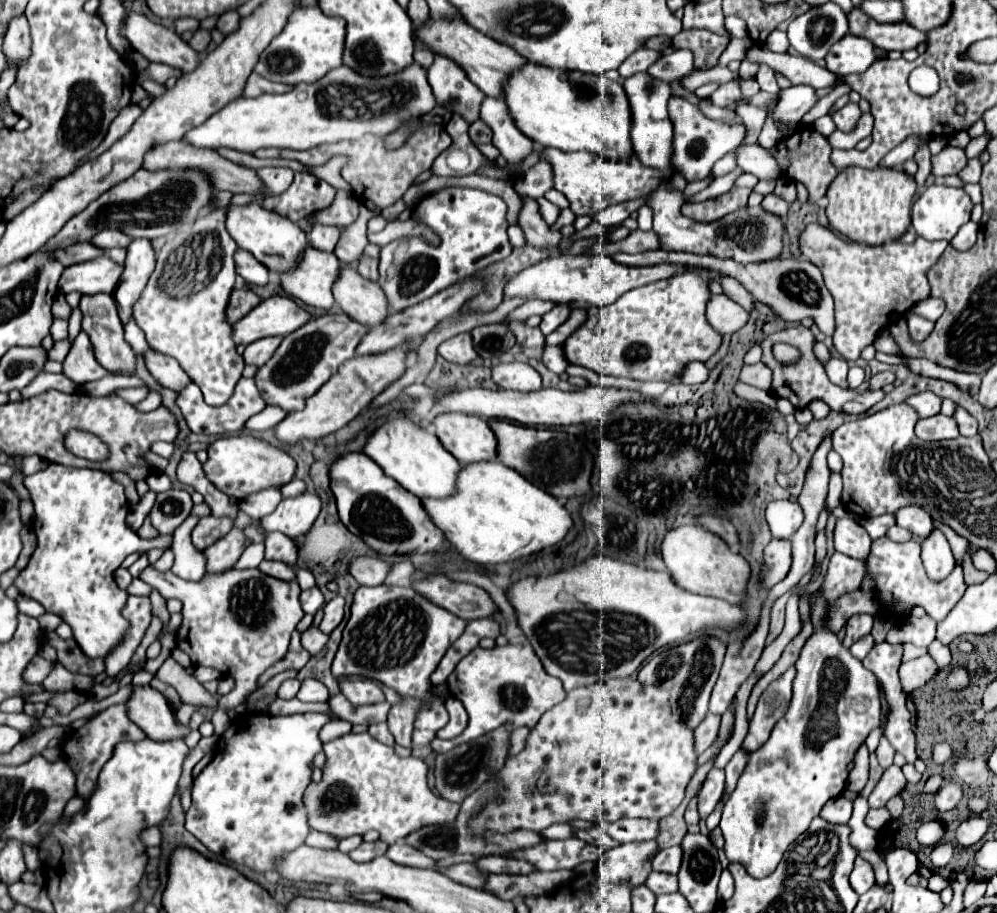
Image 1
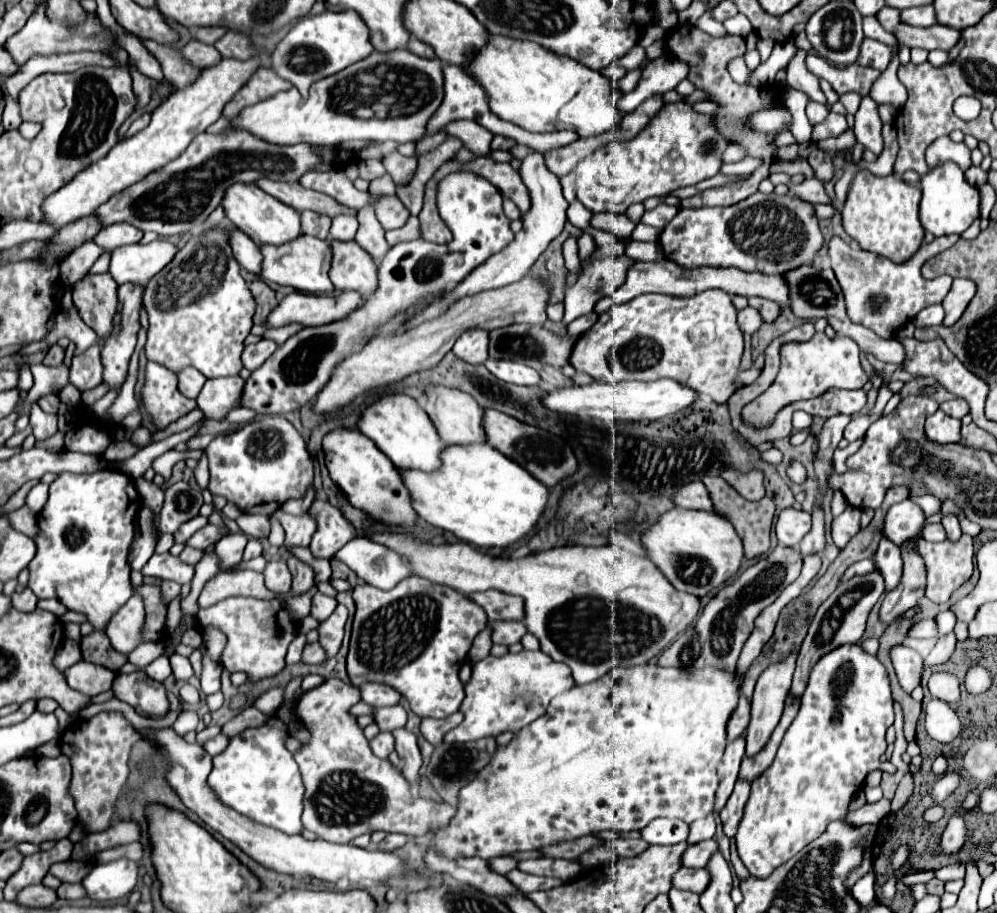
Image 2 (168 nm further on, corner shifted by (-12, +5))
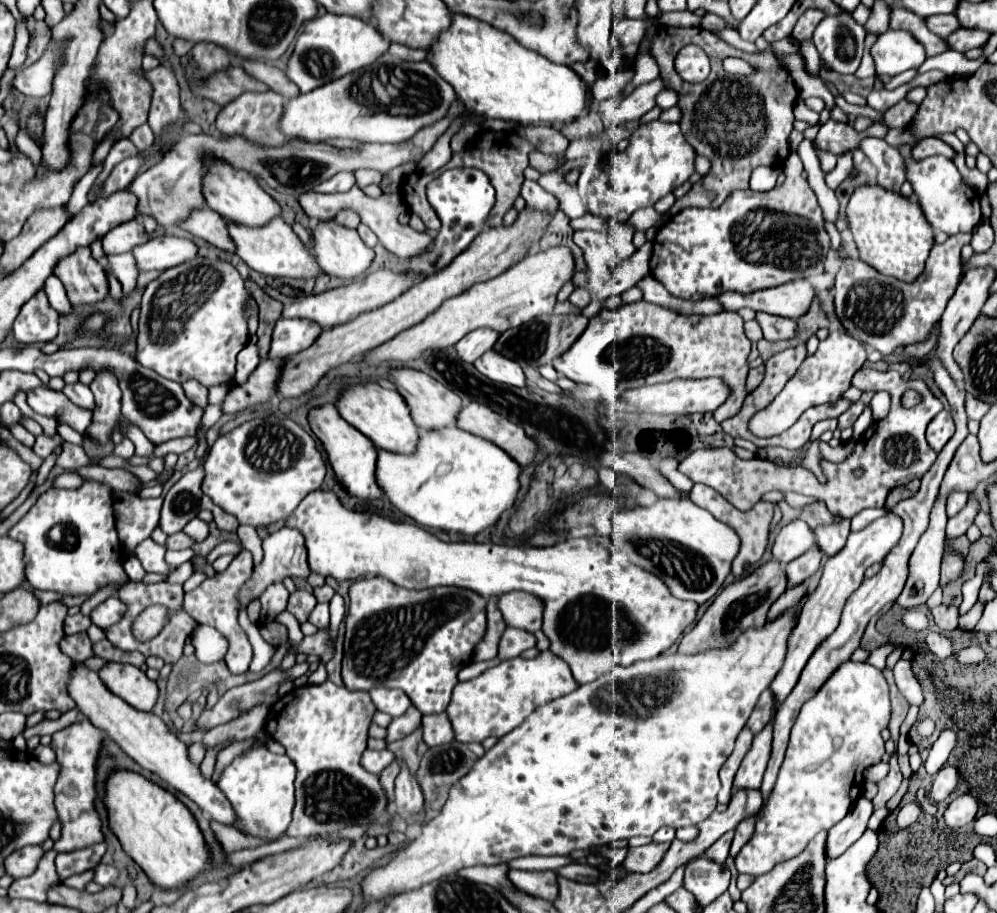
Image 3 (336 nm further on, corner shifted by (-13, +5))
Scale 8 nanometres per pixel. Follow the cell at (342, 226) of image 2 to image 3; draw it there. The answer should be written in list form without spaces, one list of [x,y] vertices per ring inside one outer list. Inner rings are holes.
[[[340,211],[336,217],[334,217],[334,221],[338,223],[338,225],[344,225],[344,227],[350,227],[350,229],[356,229],[358,227],[358,223],[360,223],[360,217],[356,217],[356,213],[352,213],[352,211]]]

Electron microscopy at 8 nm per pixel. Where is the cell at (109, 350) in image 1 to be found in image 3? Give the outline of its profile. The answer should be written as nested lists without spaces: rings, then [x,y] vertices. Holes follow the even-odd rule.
[[[80,247],[72,253],[72,257],[64,257],[64,261],[56,265],[54,275],[64,283],[74,307],[96,305],[98,301],[104,301],[110,291],[106,271],[90,255],[88,247]]]

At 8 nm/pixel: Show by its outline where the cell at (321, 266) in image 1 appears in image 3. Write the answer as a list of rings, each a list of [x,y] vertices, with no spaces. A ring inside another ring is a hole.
[[[280,217],[276,221],[270,221],[268,225],[260,229],[248,229],[244,225],[228,225],[230,237],[236,241],[236,255],[254,271],[270,277],[290,277],[290,279],[316,279],[322,269],[318,265],[318,255],[308,249],[300,237],[292,231],[288,223],[284,223]]]

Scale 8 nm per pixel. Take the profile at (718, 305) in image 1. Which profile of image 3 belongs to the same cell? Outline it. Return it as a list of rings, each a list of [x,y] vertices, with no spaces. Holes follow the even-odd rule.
[[[756,319],[746,321],[744,323],[744,331],[746,331],[746,335],[748,335],[750,341],[760,341],[762,339],[762,329],[760,329],[760,325],[758,325]]]

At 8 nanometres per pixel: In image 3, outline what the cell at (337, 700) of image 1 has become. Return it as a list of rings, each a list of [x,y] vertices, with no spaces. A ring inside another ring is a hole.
[[[410,707],[404,715],[400,717],[394,717],[392,723],[388,725],[388,735],[386,735],[386,741],[392,743],[392,741],[398,741],[406,735],[410,735],[418,725],[420,725],[420,719],[422,719],[422,713],[416,709],[416,707]]]

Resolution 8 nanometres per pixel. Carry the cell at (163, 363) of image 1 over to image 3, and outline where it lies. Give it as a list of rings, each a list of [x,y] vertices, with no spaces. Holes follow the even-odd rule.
[[[190,379],[190,381],[186,381],[186,383],[182,383],[182,387],[184,387],[184,393],[186,393],[186,397],[194,403],[194,405],[198,405],[198,407],[206,407],[208,403],[206,403],[206,395],[208,395],[208,389],[202,385],[202,383],[198,383],[196,379]]]

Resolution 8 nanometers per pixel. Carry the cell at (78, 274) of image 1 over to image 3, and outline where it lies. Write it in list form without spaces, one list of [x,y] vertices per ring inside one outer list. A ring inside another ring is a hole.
[[[174,235],[154,237],[148,243],[132,249],[136,267],[140,273],[170,269],[174,265],[180,265],[180,263],[196,257],[196,253],[198,253],[198,247],[192,241],[174,237]]]

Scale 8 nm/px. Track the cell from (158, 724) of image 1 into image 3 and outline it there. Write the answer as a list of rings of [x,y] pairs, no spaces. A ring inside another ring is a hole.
[[[108,663],[100,671],[100,679],[114,695],[122,697],[138,711],[152,711],[158,701],[156,681],[150,681],[146,673],[138,667],[124,663]]]

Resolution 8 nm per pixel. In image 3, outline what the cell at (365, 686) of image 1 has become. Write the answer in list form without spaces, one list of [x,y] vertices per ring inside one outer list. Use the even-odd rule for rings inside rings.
[[[374,687],[368,691],[372,697],[372,703],[378,711],[388,713],[390,717],[398,717],[410,707],[410,699],[400,689],[388,689],[388,687]]]

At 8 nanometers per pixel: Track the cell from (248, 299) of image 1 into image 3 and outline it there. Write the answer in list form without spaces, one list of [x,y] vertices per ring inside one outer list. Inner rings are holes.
[[[246,281],[246,289],[248,293],[254,297],[254,301],[258,303],[258,319],[260,319],[260,327],[258,327],[258,347],[260,347],[260,357],[266,359],[268,357],[268,347],[270,347],[270,335],[274,329],[276,319],[282,315],[282,303],[272,299],[268,293],[264,293],[264,289],[260,289],[254,281]]]

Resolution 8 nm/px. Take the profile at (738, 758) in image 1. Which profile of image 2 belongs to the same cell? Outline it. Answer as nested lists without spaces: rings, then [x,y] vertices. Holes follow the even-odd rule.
[[[737,781],[727,805],[719,811],[719,817],[721,817],[721,823],[723,823],[723,831],[725,831],[727,837],[735,837],[739,821],[743,817],[743,809],[745,809],[747,797],[749,797],[749,783],[747,781]]]

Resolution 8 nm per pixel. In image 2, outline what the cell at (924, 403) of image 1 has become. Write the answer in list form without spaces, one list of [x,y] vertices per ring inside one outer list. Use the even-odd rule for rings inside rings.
[[[955,397],[955,399],[951,399],[951,401],[941,403],[941,409],[943,409],[947,415],[955,417],[955,419],[963,419],[963,417],[969,413],[969,405],[967,405],[967,401],[963,401],[961,397]]]

